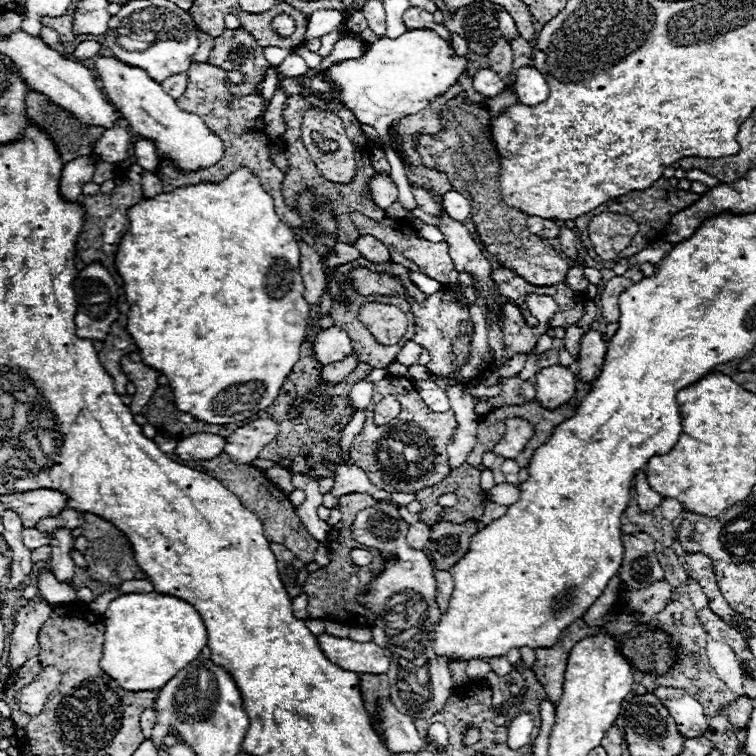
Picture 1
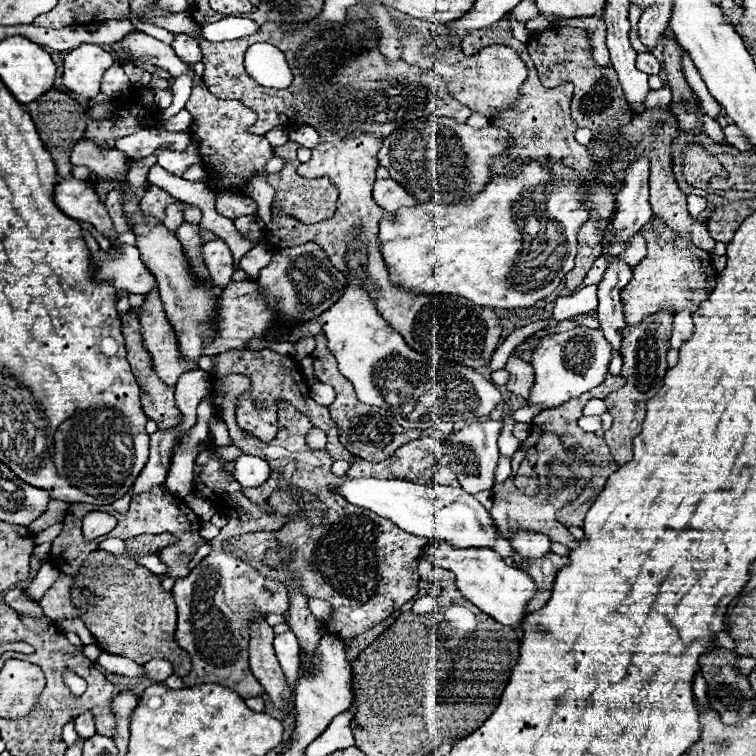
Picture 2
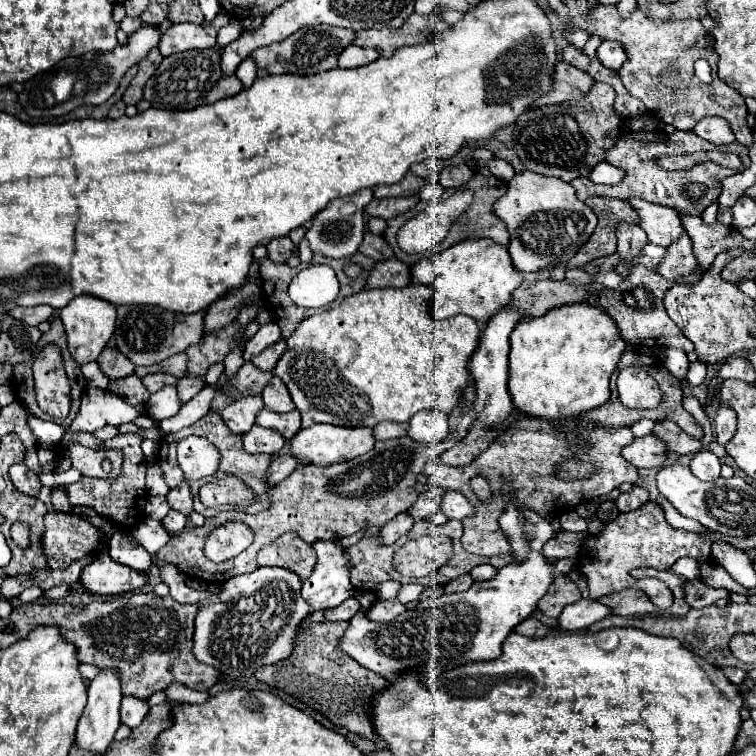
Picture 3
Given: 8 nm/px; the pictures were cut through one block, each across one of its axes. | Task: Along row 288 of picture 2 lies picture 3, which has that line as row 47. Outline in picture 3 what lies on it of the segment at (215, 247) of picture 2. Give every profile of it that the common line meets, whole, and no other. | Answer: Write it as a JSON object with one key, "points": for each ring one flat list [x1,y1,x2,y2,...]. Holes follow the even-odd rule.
{"points":[[230,20,230,24,228,24,228,26,222,26,222,28,218,30,218,46,220,46,220,48,224,48,226,44,234,42,240,34,242,34,242,26,240,26,240,22]]}

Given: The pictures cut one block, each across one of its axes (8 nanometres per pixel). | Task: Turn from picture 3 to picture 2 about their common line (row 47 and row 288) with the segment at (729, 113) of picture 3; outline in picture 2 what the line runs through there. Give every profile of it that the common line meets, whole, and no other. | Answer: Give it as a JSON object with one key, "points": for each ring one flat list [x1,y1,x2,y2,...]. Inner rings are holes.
{"points":[[652,218,642,228,642,234,648,240,648,256,632,268,632,280,620,292,626,322,638,324,646,316,660,310,670,310,674,314,682,310,696,312,700,302,710,296,716,284,716,272,710,264,710,252,696,248,688,238,682,238,676,232,668,230,656,218]]}

